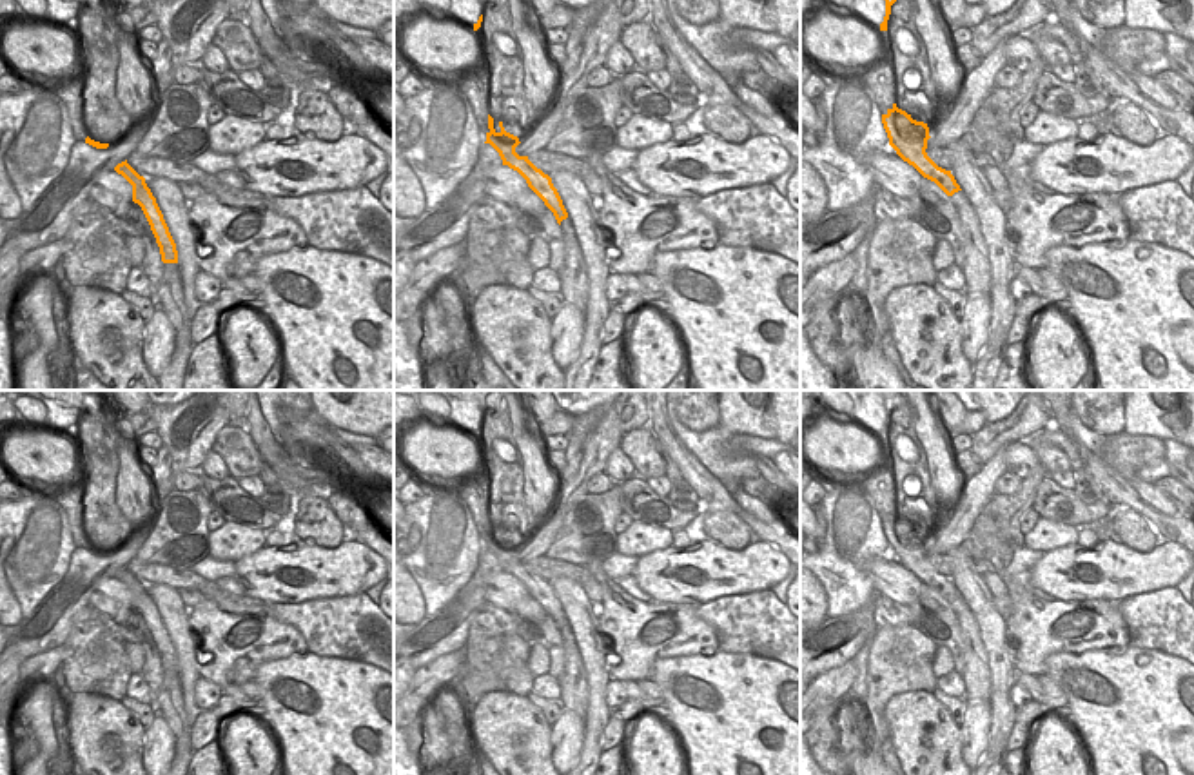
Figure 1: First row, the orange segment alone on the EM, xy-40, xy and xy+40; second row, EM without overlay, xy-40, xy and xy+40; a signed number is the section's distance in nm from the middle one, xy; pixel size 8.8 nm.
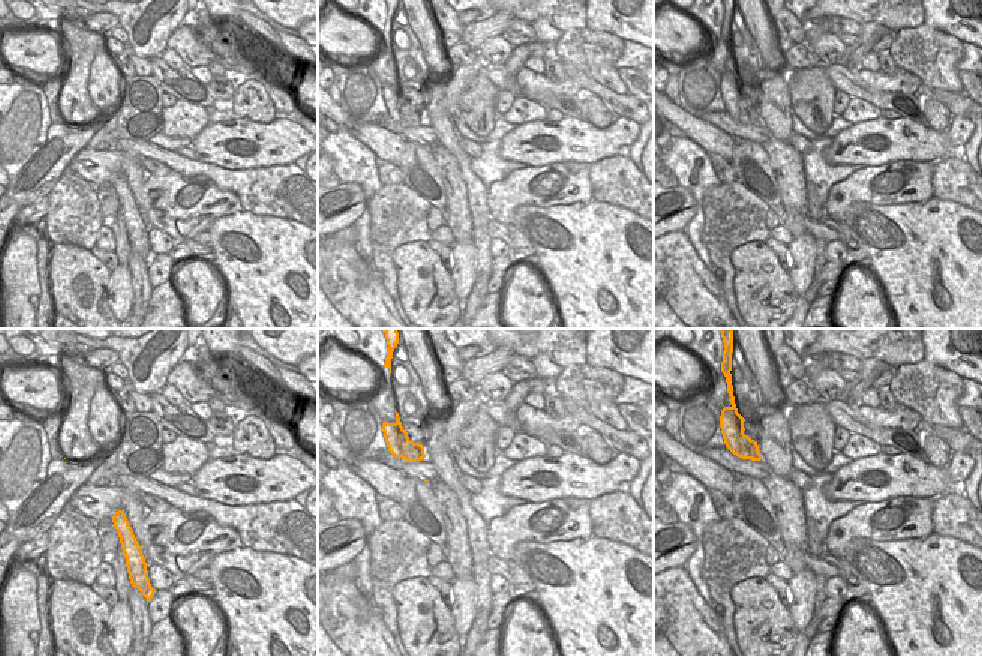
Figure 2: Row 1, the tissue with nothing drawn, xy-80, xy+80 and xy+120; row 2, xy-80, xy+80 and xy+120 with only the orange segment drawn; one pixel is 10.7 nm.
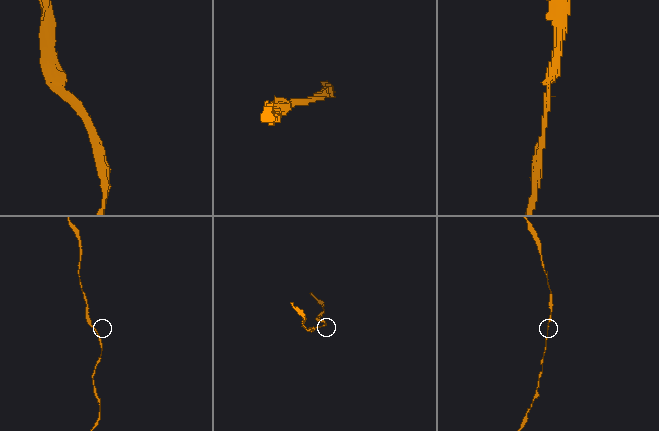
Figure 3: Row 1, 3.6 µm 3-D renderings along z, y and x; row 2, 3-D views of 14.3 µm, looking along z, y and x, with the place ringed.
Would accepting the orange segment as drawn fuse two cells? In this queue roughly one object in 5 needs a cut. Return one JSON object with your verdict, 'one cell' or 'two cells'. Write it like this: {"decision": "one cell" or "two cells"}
{"decision": "one cell"}

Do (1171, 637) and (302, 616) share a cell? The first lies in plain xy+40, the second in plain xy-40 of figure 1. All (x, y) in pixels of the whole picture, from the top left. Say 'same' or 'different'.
same

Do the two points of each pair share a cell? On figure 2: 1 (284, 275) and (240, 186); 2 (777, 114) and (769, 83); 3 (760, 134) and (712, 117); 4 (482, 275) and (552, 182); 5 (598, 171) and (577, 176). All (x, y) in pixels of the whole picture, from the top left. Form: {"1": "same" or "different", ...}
{"1": "different", "2": "same", "3": "same", "4": "different", "5": "different"}

